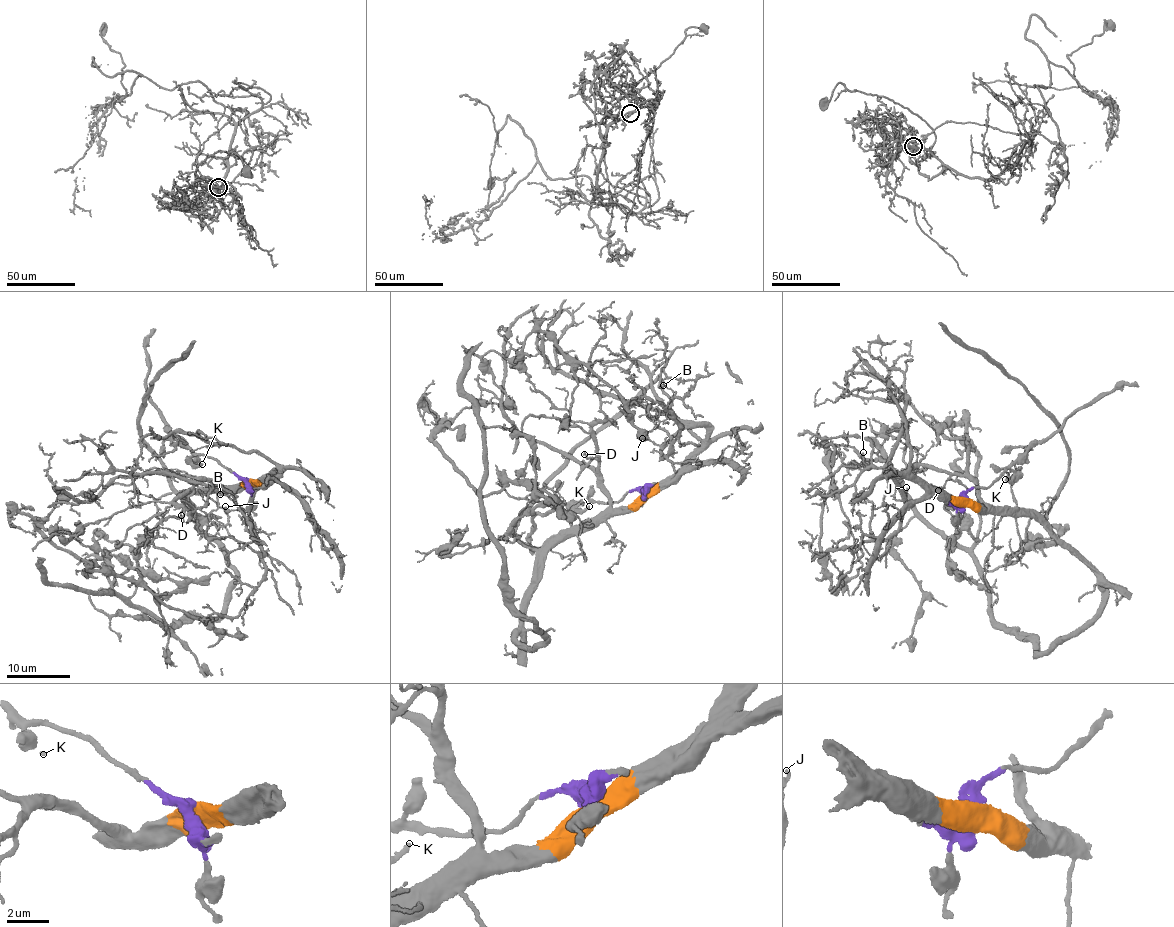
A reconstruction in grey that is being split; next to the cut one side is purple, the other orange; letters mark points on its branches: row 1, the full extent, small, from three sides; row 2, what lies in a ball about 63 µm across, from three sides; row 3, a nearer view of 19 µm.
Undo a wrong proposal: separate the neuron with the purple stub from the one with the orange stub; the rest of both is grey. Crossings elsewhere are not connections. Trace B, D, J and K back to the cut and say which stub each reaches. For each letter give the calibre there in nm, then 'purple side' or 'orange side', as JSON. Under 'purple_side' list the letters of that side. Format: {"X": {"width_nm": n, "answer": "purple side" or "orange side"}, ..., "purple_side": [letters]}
{"B": {"width_nm": 120, "answer": "orange side"}, "D": {"width_nm": 110, "answer": "orange side"}, "J": {"width_nm": 220, "answer": "orange side"}, "K": {"width_nm": 240, "answer": "purple side"}, "purple_side": ["K"]}

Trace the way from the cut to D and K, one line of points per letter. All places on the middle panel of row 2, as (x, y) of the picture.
D: (643, 495), (627, 506), (612, 508), (602, 482), (599, 461), (583, 455)
K: (643, 495), (632, 490), (617, 502), (587, 500), (579, 506), (582, 510), (590, 505)

